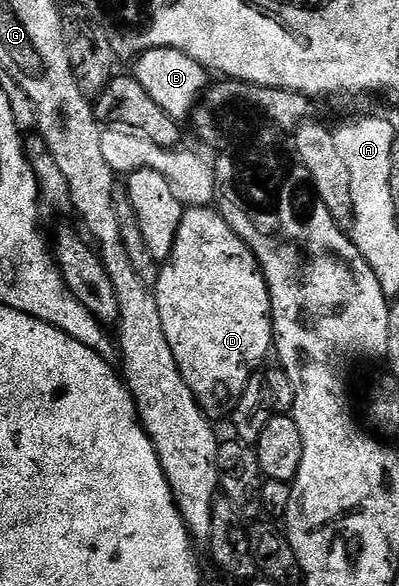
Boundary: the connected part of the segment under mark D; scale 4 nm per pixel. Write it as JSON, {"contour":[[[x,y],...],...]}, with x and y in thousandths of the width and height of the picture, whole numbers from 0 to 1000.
{"contour":[[[491,352],[459,363],[451,396],[441,396],[441,416],[426,439],[404,449],[393,468],[396,483],[383,483],[381,493],[401,532],[401,553],[411,553],[411,573],[421,580],[421,594],[431,594],[431,608],[441,608],[461,655],[481,662],[481,676],[529,715],[584,708],[602,676],[612,676],[622,648],[649,637],[654,625],[647,623],[674,604],[679,609],[687,582],[677,500],[637,433],[612,410],[581,396],[544,357]]]}

